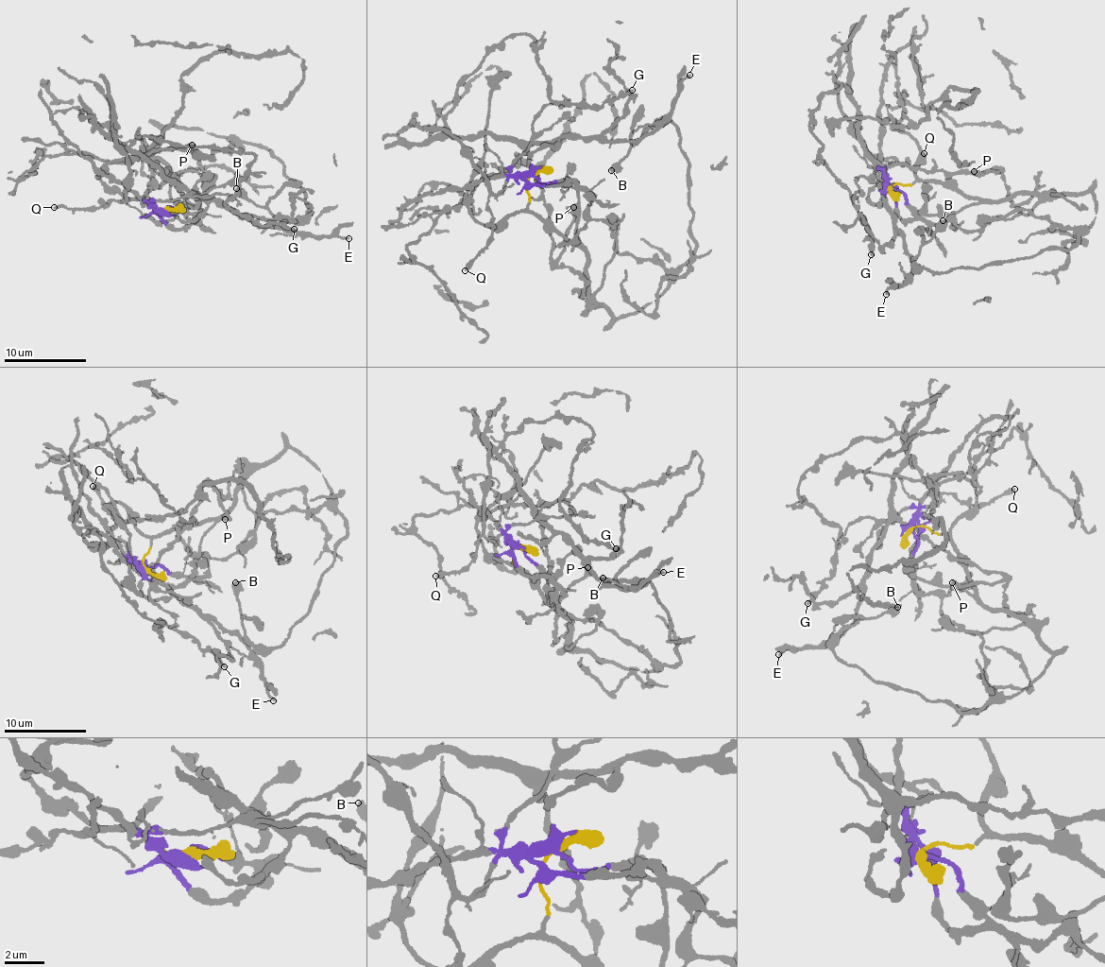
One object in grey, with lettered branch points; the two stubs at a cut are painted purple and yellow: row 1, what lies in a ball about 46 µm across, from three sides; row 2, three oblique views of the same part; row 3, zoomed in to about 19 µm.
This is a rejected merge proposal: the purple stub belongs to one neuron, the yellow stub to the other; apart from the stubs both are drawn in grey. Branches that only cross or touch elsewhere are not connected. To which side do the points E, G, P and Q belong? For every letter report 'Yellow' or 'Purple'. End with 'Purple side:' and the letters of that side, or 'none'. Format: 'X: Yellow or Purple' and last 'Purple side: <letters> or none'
E: Purple
G: Purple
P: Purple
Q: Purple
Purple side: E, G, P, Q

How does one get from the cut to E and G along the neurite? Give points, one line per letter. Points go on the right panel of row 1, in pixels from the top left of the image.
E: (891, 188), (879, 170), (875, 178), (881, 182), (914, 264), (904, 284), (891, 286), (886, 294)
G: (891, 188), (874, 175), (846, 89), (824, 93), (810, 122), (820, 160), (850, 193), (871, 255)

